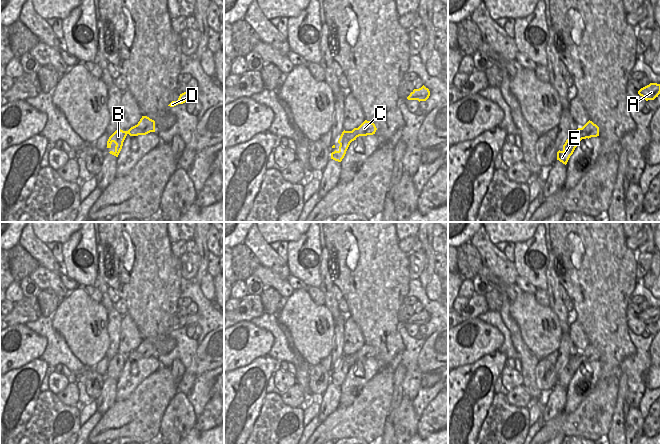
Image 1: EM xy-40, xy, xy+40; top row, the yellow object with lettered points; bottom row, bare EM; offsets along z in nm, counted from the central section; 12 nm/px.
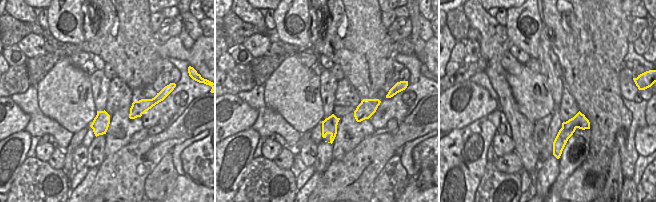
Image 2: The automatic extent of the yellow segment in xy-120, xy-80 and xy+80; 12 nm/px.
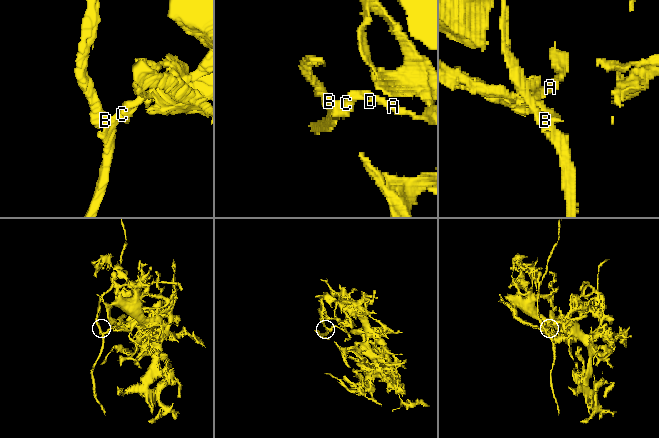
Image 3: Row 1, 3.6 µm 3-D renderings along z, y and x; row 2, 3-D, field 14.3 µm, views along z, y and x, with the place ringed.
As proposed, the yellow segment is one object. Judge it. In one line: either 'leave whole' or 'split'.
split

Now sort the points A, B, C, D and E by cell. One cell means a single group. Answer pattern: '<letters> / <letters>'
A C D / B E

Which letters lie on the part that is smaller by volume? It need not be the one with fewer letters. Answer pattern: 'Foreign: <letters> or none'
Foreign: B, E.

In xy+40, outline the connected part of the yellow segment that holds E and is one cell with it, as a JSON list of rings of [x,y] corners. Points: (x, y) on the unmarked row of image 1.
[[[578,355],[570,356],[569,362],[563,369],[563,374],[557,376],[557,384],[563,388],[567,388],[570,380],[573,378],[575,372],[582,363],[586,363],[583,359],[580,359]]]

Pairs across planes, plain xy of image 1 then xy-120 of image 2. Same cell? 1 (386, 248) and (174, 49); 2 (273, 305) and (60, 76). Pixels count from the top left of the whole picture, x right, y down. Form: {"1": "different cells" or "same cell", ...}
{"1": "different cells", "2": "different cells"}

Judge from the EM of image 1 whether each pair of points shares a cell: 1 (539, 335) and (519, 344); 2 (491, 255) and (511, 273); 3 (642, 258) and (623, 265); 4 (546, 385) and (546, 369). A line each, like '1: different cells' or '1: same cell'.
1: different cells
2: same cell
3: different cells
4: same cell

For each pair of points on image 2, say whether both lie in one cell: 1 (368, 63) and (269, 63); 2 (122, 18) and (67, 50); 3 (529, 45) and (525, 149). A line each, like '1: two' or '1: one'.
1: one
2: one
3: two

